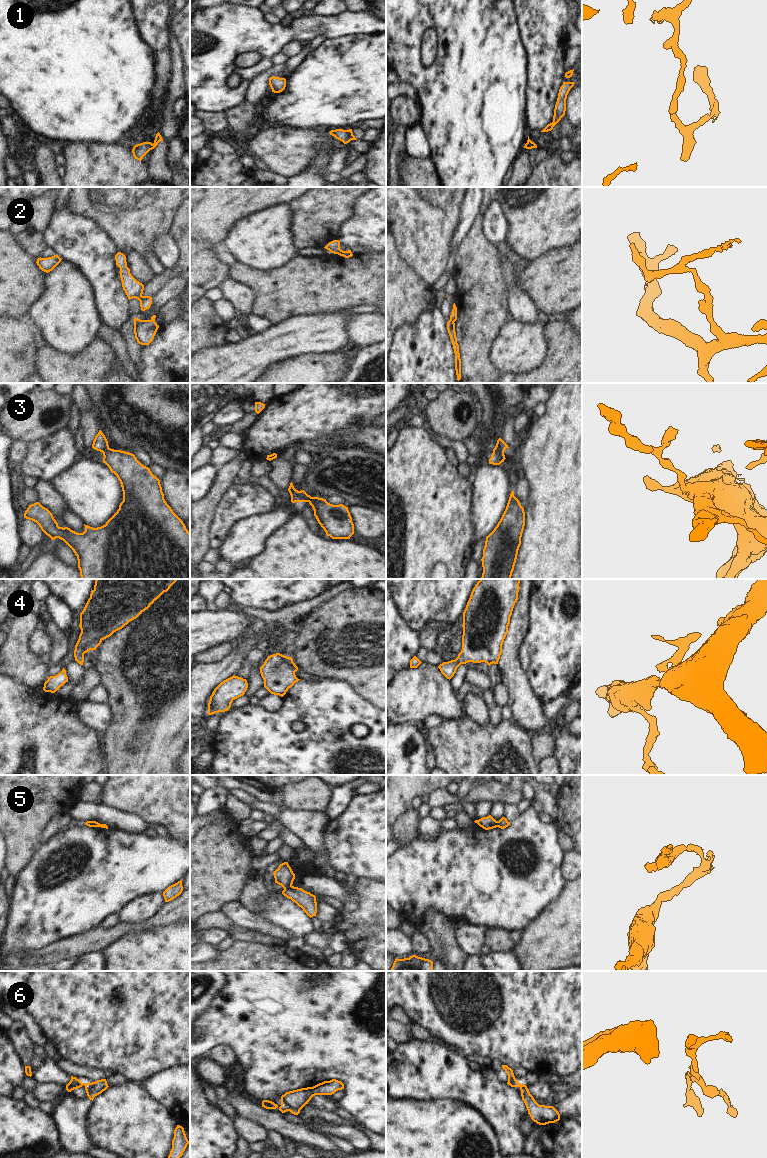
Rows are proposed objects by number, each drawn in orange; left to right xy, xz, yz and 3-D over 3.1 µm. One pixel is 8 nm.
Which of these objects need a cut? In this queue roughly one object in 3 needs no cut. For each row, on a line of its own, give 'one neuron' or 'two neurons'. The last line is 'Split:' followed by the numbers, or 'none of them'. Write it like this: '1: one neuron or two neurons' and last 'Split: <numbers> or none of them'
1: two neurons
2: two neurons
3: two neurons
4: one neuron
5: two neurons
6: one neuron
Split: 1, 2, 3, 5

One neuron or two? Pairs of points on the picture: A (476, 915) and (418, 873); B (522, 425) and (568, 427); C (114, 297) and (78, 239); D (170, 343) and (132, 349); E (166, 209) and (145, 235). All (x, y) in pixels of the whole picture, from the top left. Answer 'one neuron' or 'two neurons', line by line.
A: one neuron
B: two neurons
C: one neuron
D: two neurons
E: one neuron

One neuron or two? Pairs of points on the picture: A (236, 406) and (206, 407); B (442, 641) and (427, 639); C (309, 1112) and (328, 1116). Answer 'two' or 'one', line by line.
A: two
B: one
C: one

